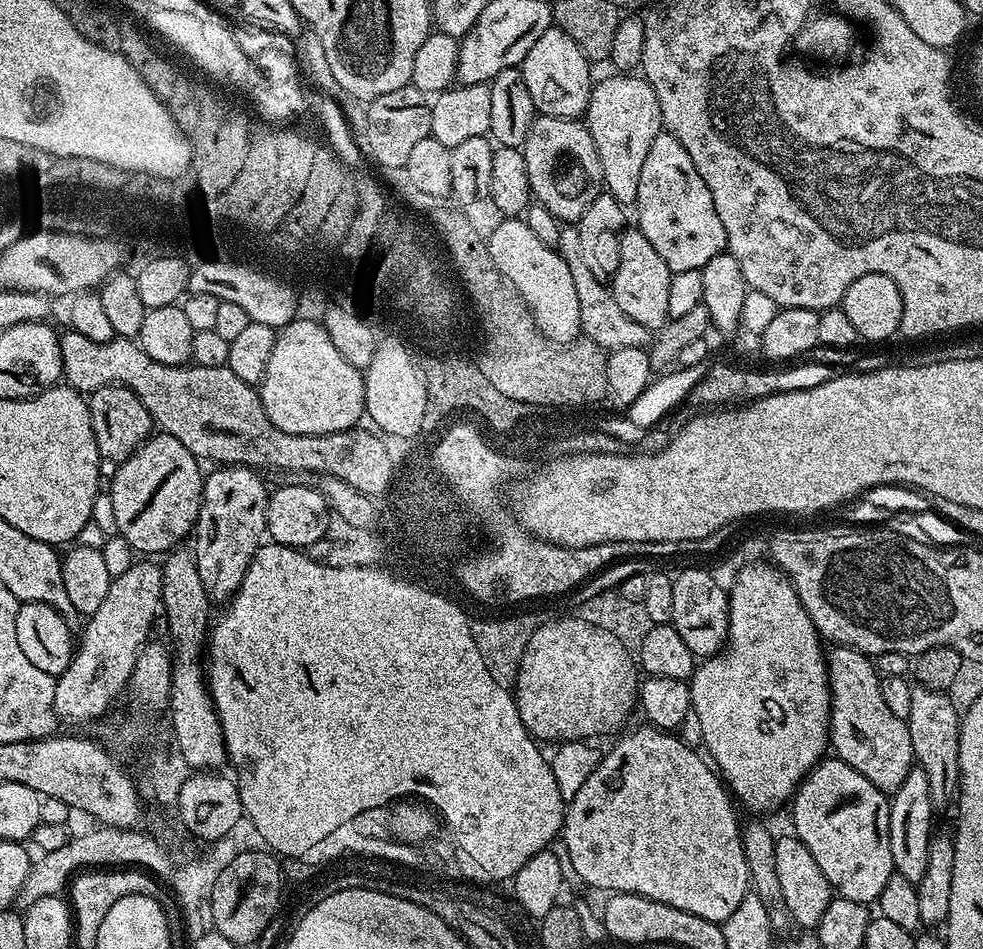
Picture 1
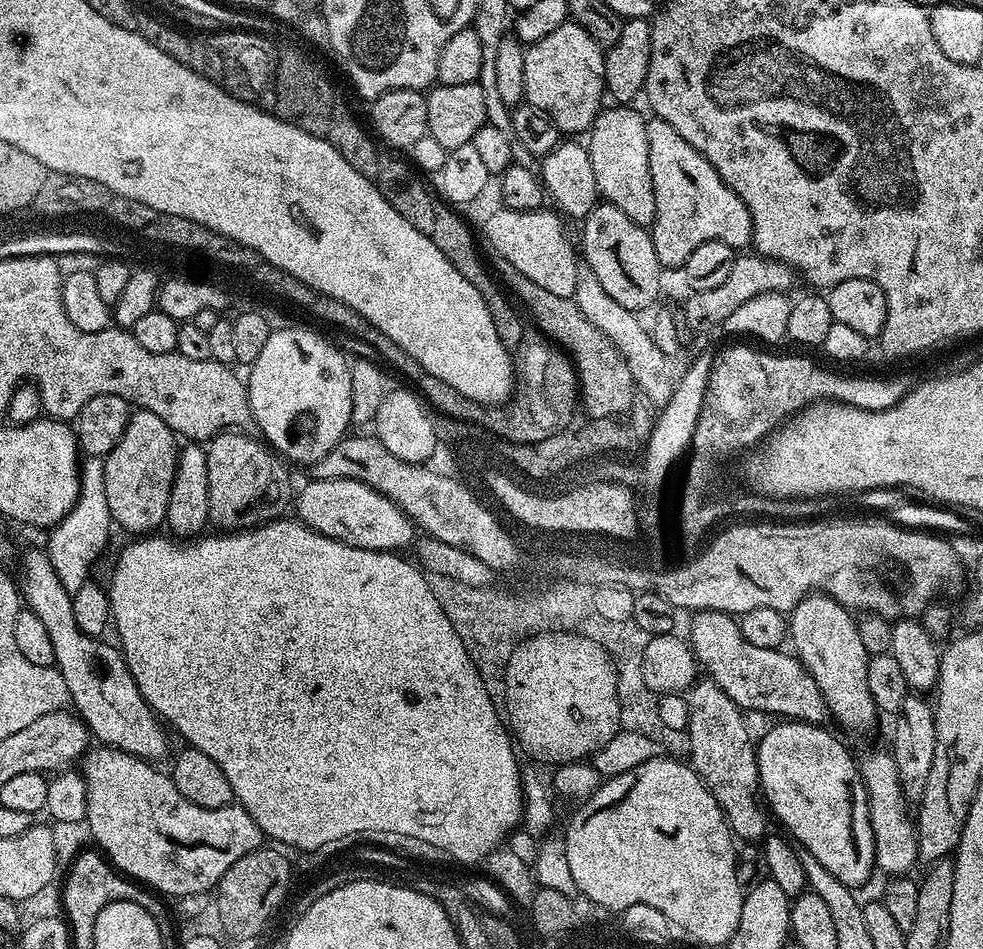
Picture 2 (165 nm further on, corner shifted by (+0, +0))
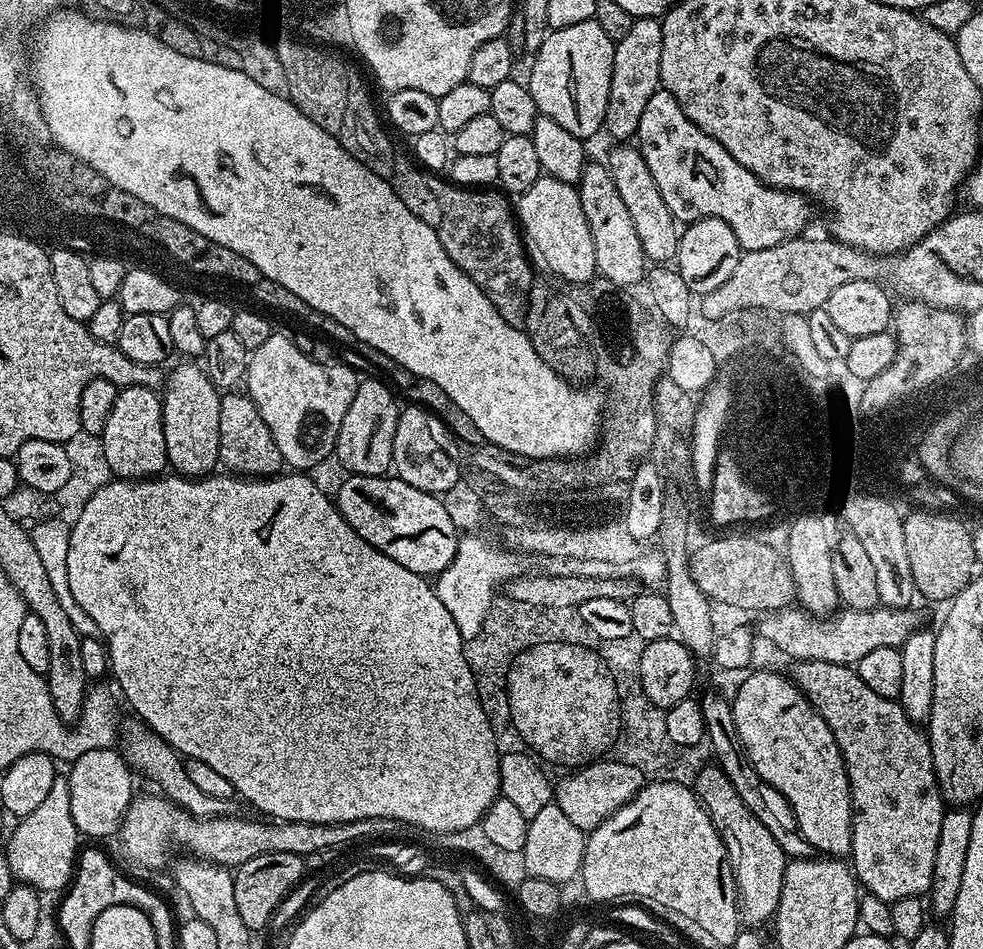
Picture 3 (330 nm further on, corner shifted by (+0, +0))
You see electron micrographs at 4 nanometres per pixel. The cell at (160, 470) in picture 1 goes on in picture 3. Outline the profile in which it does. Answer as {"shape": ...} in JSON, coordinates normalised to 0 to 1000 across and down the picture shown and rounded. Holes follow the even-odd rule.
{"shape":[[[131,405],[123,409],[116,419],[112,440],[104,456],[108,487],[115,503],[123,506],[149,506],[158,504],[171,493],[169,457],[165,449],[164,418],[158,409]]]}

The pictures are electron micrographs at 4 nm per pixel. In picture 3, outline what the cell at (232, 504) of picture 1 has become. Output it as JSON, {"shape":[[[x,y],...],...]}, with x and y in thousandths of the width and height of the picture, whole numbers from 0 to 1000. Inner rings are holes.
{"shape":[[[232,411],[225,416],[222,432],[222,470],[224,489],[232,492],[229,494],[241,502],[272,504],[290,496],[291,490],[283,474],[283,466],[279,466],[279,457],[275,457],[275,449],[271,449],[267,436],[262,436],[262,428],[255,417],[247,412]]]}

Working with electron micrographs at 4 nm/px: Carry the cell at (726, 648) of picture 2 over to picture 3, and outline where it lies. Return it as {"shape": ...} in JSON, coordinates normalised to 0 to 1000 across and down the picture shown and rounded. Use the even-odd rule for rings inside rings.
{"shape":[[[815,695],[809,701],[808,720],[812,722],[832,752],[844,765],[863,812],[867,838],[867,896],[865,914],[878,939],[904,950],[927,944],[939,945],[947,937],[950,904],[954,900],[954,879],[962,855],[960,838],[952,823],[948,787],[944,772],[918,748],[915,737],[889,731],[871,709],[870,703],[848,698]]]}

